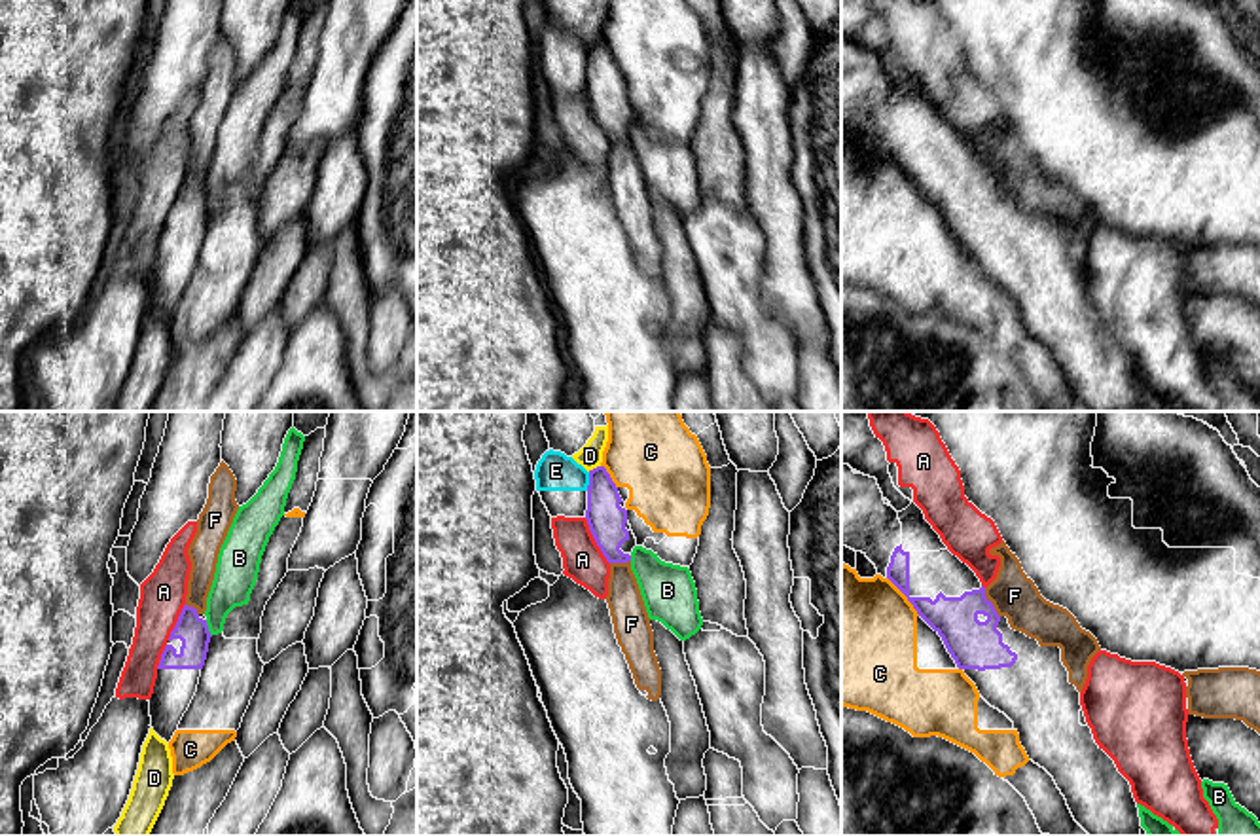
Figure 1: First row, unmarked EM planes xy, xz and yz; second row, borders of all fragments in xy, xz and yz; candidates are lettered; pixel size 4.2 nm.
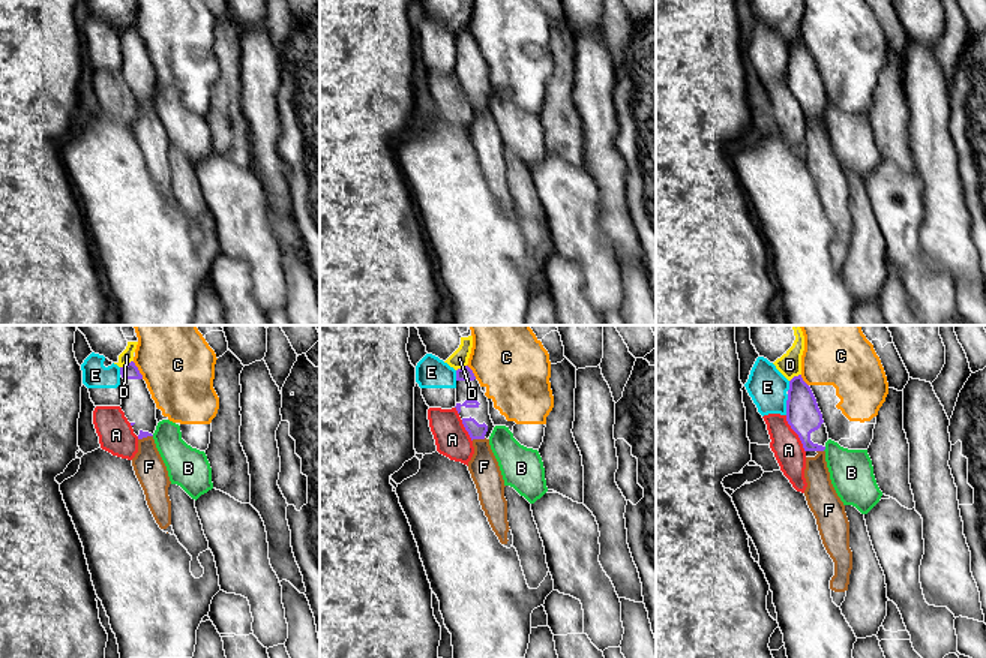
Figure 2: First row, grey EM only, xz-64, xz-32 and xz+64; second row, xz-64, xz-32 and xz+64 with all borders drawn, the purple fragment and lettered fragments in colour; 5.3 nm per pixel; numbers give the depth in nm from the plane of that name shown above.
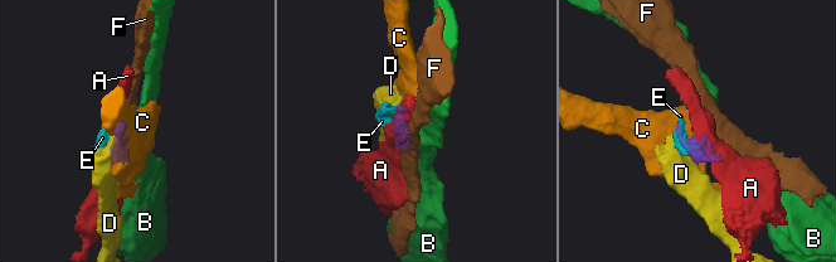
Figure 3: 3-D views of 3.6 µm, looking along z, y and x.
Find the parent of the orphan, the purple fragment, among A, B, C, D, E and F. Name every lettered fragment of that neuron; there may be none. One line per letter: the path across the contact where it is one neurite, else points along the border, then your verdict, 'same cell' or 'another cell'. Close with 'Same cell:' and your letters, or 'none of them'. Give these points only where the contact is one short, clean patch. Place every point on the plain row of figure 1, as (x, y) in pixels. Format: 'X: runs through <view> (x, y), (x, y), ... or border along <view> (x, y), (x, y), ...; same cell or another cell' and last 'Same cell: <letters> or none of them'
A: border along xz (584, 93), (609, 139); another cell
B: border along xy (205, 196), (211, 211); another cell
C: border along yz (887, 152), (919, 190); another cell
D: border along xz (599, 40), (588, 46); another cell
E: border along xz (590, 48), (586, 65); another cell
F: border along yz (984, 163), (999, 192); another cell
Same cell: none of them

